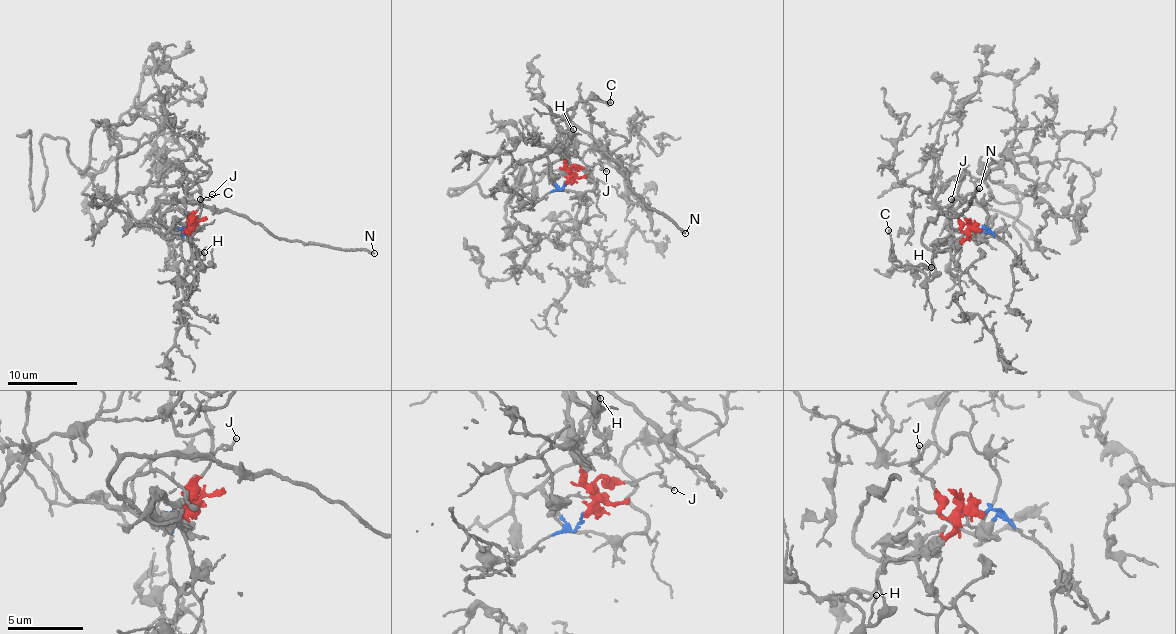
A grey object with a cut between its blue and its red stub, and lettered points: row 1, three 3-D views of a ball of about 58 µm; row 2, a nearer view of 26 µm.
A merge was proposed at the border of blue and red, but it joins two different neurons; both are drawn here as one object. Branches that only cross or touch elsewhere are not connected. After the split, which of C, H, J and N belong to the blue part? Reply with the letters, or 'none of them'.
C, H

